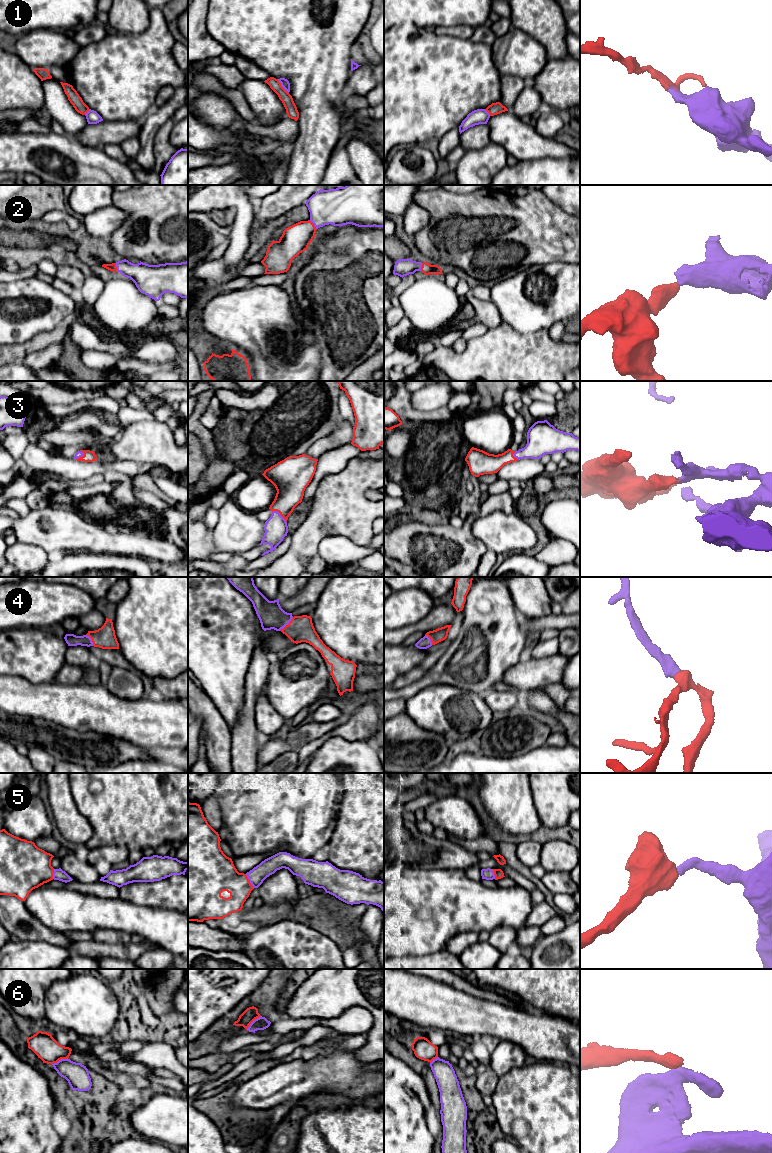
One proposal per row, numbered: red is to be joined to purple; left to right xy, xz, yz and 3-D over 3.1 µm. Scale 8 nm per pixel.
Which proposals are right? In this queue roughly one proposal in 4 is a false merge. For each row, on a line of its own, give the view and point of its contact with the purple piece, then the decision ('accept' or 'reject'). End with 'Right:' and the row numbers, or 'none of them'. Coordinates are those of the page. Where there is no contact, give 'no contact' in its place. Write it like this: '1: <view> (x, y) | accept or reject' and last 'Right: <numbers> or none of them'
1: xz (281, 85) | reject
2: xz (314, 225) | accept
3: xz (279, 514) | accept
4: xz (286, 624) | accept
5: xz (249, 880) | accept
6: xz (252, 1022) | reject
Right: 2, 3, 4, 5

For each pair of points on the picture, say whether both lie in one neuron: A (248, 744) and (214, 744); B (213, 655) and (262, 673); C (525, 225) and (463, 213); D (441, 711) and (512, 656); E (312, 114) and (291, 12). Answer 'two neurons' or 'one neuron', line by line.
A: two neurons
B: two neurons
C: one neuron
D: two neurons
E: one neuron

